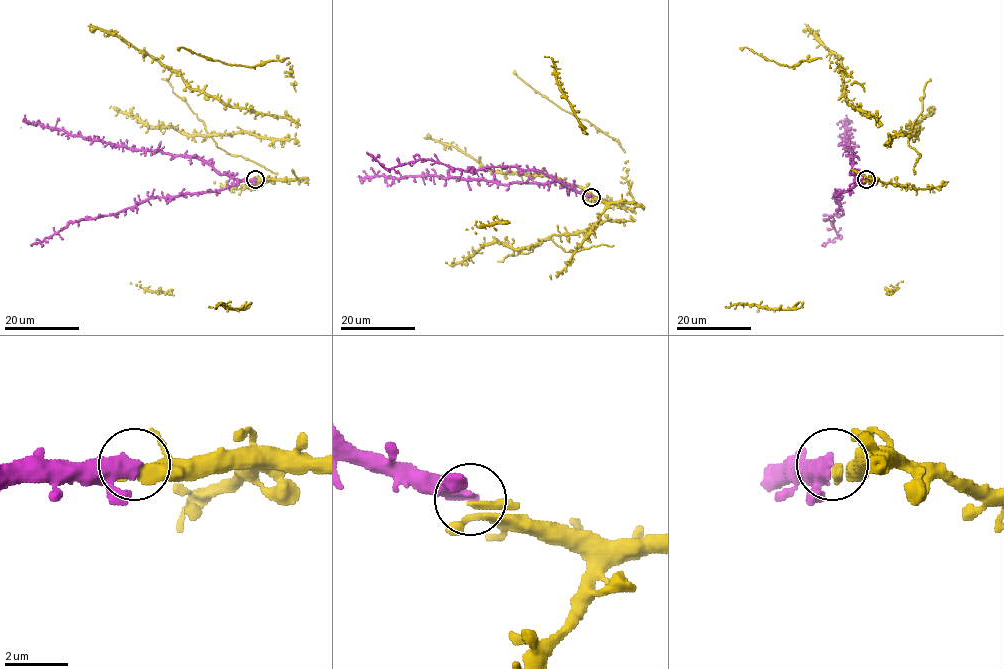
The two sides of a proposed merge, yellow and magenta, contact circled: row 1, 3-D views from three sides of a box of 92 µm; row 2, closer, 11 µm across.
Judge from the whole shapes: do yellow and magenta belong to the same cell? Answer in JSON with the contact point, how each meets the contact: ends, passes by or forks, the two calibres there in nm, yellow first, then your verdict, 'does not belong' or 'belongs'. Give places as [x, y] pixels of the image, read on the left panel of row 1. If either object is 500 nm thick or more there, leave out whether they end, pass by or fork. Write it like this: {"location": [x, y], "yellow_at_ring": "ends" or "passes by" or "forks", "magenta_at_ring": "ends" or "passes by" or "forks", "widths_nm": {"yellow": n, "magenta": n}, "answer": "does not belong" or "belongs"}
{"location": [255, 179], "yellow_at_ring": "ends", "magenta_at_ring": "passes by", "widths_nm": {"yellow": 400, "magenta": 320}, "answer": "belongs"}

